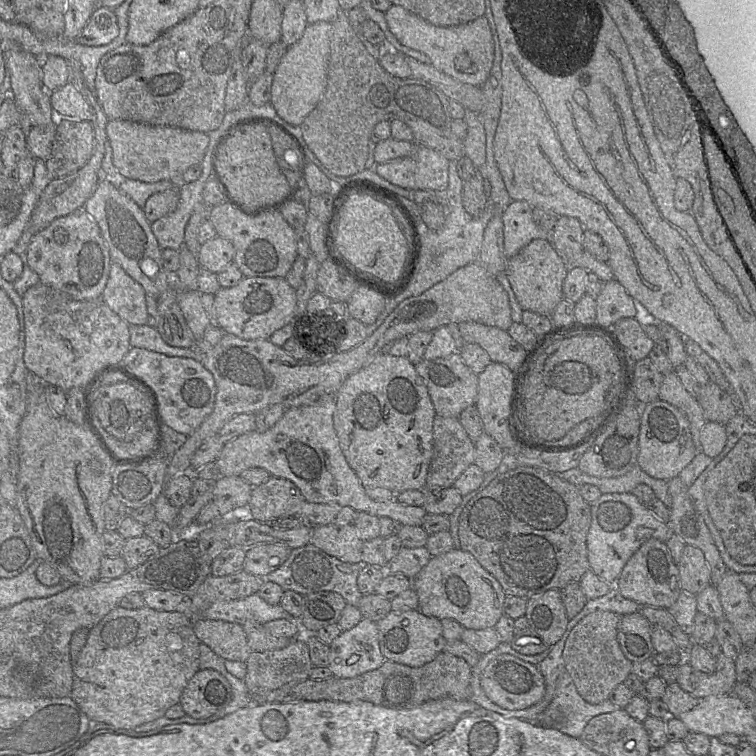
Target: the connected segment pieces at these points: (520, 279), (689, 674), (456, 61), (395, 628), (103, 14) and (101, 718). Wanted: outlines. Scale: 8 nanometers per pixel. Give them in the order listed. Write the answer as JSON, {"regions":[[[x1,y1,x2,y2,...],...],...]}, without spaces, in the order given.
{"regions":[[[545,239,532,240,518,254,508,259,506,274,523,311,550,316,564,298,563,282,568,267,552,244]],[[719,654,716,669,711,674,697,670,683,660,677,666,677,683,696,699,732,694,736,684,735,660]],[[393,4,386,12,388,27,398,41,411,49,426,54,431,64,454,79,482,87,494,60,494,40,485,15,456,26,435,26,400,5]],[[418,609,404,612,390,611,377,622,379,648,386,661,421,667,444,651,446,640,441,621,422,614]],[[98,5,75,42,86,46,102,46,110,43,119,34,114,9]],[[120,606,109,612,98,624,90,629,86,644,82,648,73,665,73,685,71,697,91,722,100,722,117,729,134,729,141,724,156,720,165,715,166,711,180,702,183,690,189,680,199,669,199,644,193,629,193,622,181,610,173,612,157,611,148,606,140,609,125,609]]]}

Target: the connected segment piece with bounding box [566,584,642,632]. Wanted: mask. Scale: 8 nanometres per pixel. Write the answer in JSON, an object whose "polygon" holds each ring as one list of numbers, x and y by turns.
{"polygon":[[611,585,609,592,599,598,587,600,583,609,577,616,570,619,567,624,567,631,570,631,582,620,586,615,595,611,610,611,620,616,638,612,642,608,638,603,624,598,618,587]]}

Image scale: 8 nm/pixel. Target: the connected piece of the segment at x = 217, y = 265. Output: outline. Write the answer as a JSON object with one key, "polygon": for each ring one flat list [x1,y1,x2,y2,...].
{"polygon":[[216,236,201,245,198,264,218,274,233,262,234,255,233,244,223,237]]}

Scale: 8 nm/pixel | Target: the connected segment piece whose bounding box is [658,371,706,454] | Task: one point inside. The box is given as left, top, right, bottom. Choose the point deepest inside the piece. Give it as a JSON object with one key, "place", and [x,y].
{"place":[671,390]}

